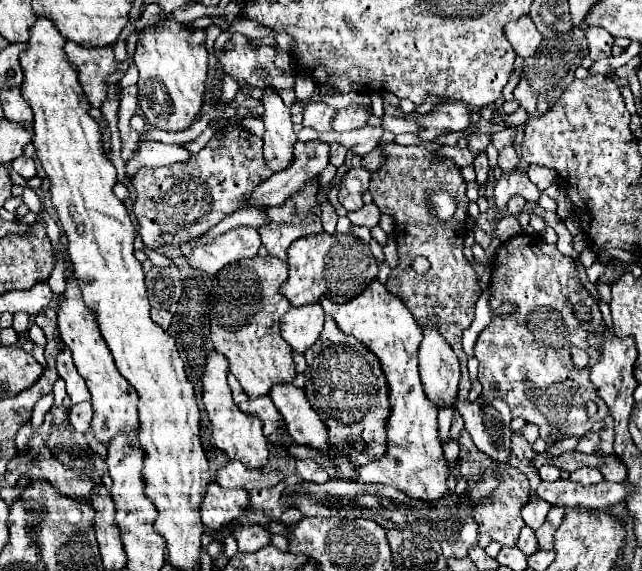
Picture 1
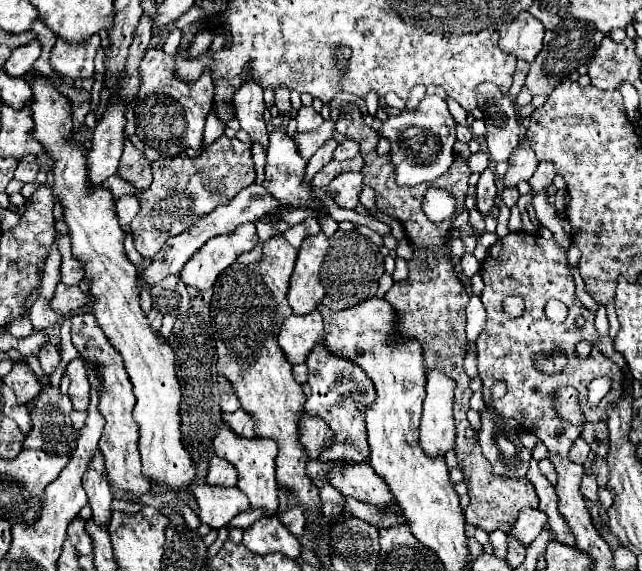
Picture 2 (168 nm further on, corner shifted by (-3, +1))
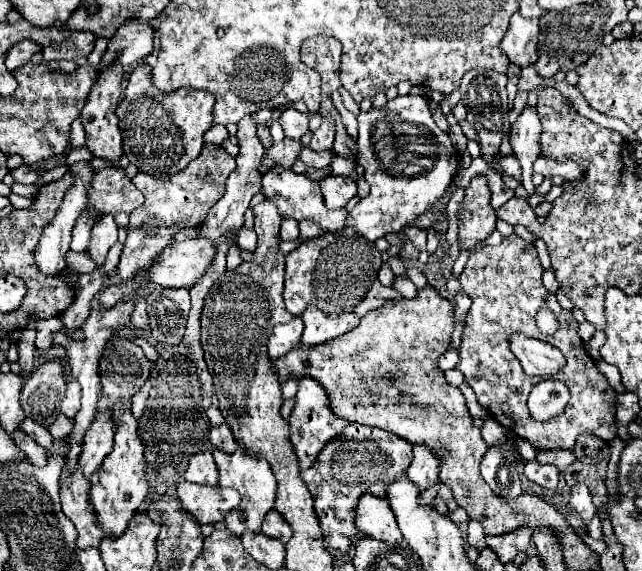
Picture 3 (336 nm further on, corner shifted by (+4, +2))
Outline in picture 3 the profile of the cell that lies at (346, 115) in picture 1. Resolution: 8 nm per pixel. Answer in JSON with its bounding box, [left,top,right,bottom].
[260,137,304,173]

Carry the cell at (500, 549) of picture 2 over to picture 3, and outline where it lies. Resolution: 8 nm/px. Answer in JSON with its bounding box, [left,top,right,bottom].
[466,521,488,551]

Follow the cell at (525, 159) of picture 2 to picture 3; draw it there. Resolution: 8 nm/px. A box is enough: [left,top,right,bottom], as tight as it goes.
[510,105,542,195]

